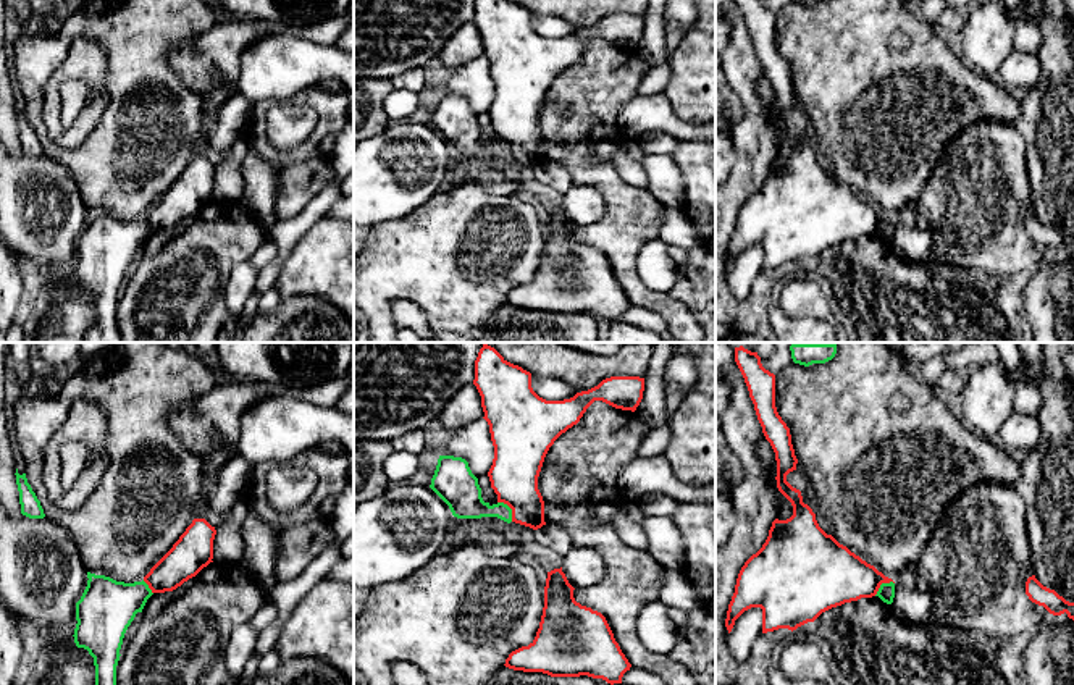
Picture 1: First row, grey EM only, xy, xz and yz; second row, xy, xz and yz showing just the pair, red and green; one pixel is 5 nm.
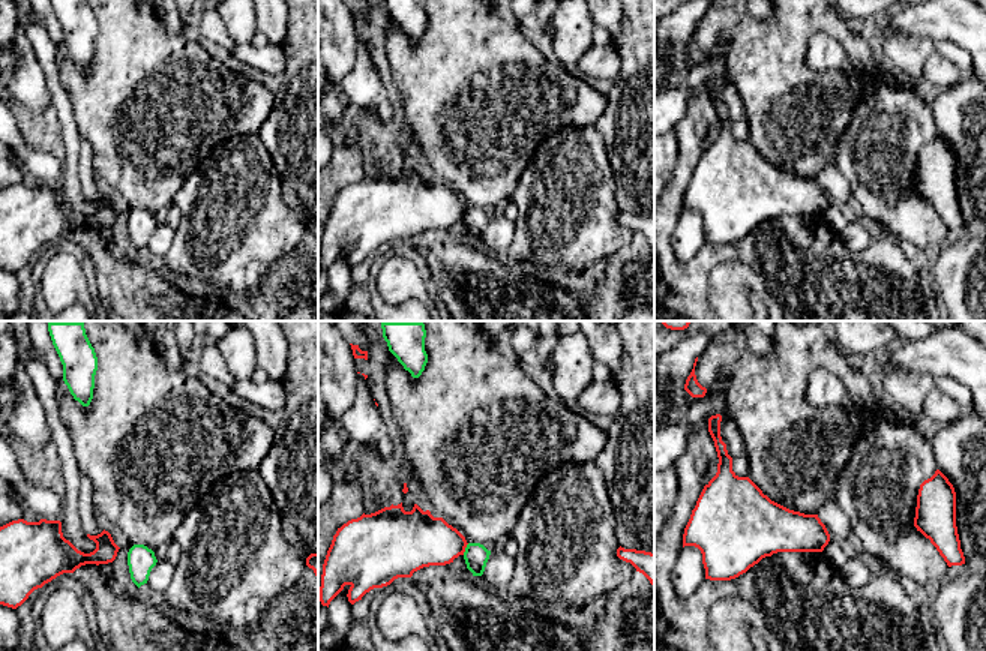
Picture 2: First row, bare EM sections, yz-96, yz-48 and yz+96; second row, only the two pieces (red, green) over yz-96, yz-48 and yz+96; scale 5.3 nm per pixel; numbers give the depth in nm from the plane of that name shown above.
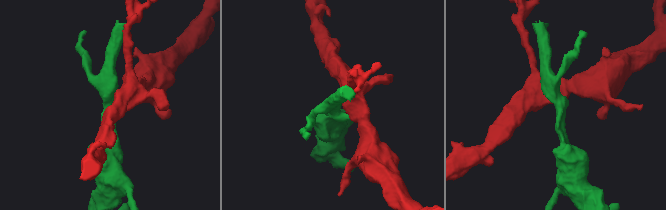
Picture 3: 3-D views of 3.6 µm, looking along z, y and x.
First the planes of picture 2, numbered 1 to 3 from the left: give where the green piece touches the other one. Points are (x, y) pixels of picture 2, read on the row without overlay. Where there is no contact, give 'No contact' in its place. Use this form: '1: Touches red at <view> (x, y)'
1: No contact
2: Touches red at yz-48 (464, 213)
3: No contact

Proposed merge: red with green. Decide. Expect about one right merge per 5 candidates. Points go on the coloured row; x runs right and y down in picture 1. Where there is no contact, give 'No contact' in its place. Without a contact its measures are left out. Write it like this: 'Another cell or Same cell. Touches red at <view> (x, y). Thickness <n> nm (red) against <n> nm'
Another cell. Touches red at xz (511, 508). Thickness 240 nm (red) against 180 nm

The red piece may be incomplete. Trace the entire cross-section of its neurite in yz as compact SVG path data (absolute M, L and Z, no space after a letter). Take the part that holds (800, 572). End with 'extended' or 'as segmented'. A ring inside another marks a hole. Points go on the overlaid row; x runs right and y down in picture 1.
M743 346L735 347L735 362L775 452L777 488L791 502L793 515L775 519L762 548L741 567L725 627L730 633L745 611L761 607L762 633L793 632L832 607L875 596L882 583L893 580L819 527L801 491L787 481L798 459L790 428L775 407L775 375L762 367L757 352Z; as segmented

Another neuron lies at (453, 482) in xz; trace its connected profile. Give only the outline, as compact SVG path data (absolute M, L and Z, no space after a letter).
M439 456L430 488L449 506L457 519L497 517L512 522L512 509L504 504L489 504L481 498L478 478L462 457Z

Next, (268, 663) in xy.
M271 646L271 649L263 654L257 666L257 675L266 677L276 670L276 667L281 664L279 656L276 649Z

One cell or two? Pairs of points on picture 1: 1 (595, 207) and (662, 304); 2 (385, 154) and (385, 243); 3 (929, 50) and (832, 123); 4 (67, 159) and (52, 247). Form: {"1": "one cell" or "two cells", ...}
{"1": "two cells", "2": "two cells", "3": "one cell", "4": "two cells"}

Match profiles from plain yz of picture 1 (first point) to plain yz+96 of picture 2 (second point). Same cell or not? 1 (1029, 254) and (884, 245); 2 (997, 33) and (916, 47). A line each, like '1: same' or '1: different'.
1: different
2: same

